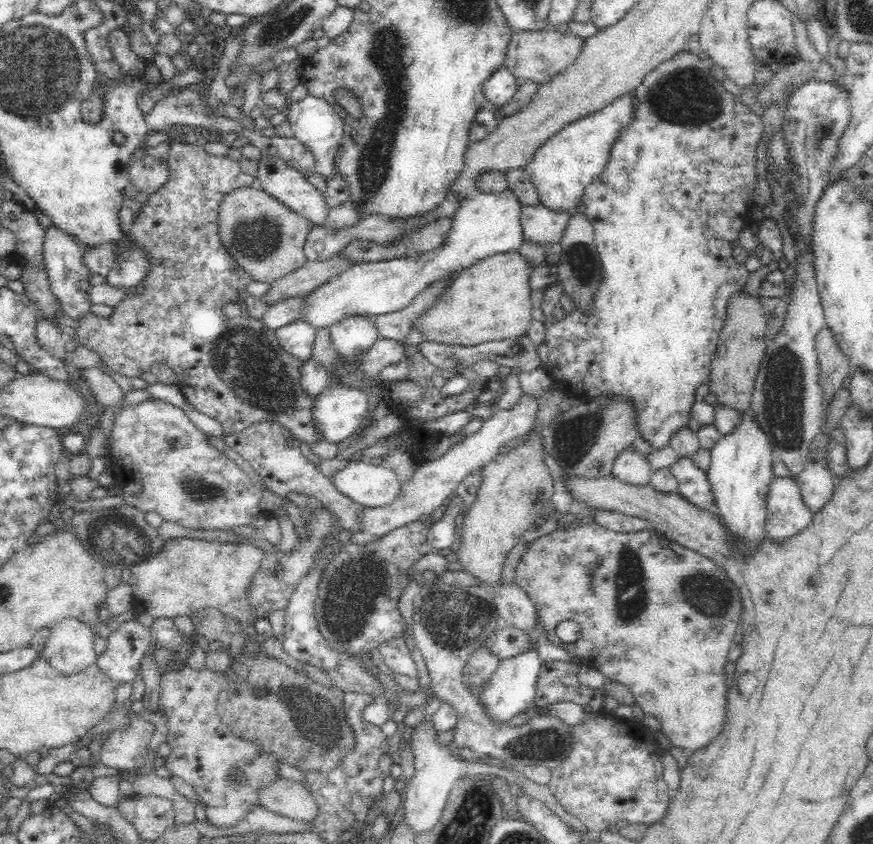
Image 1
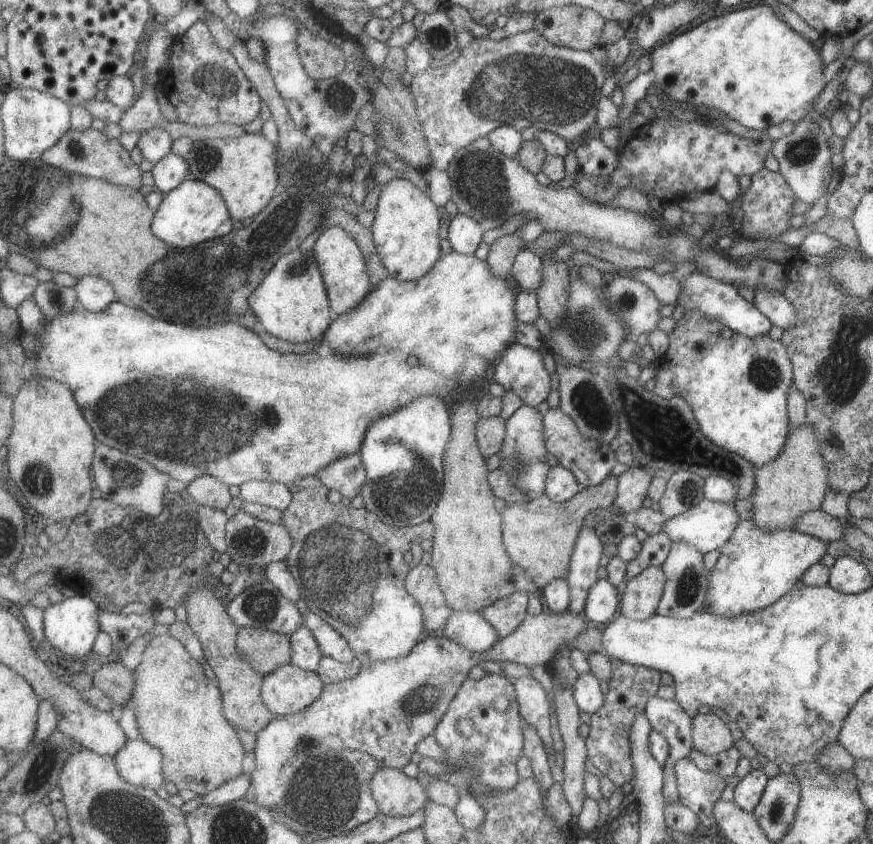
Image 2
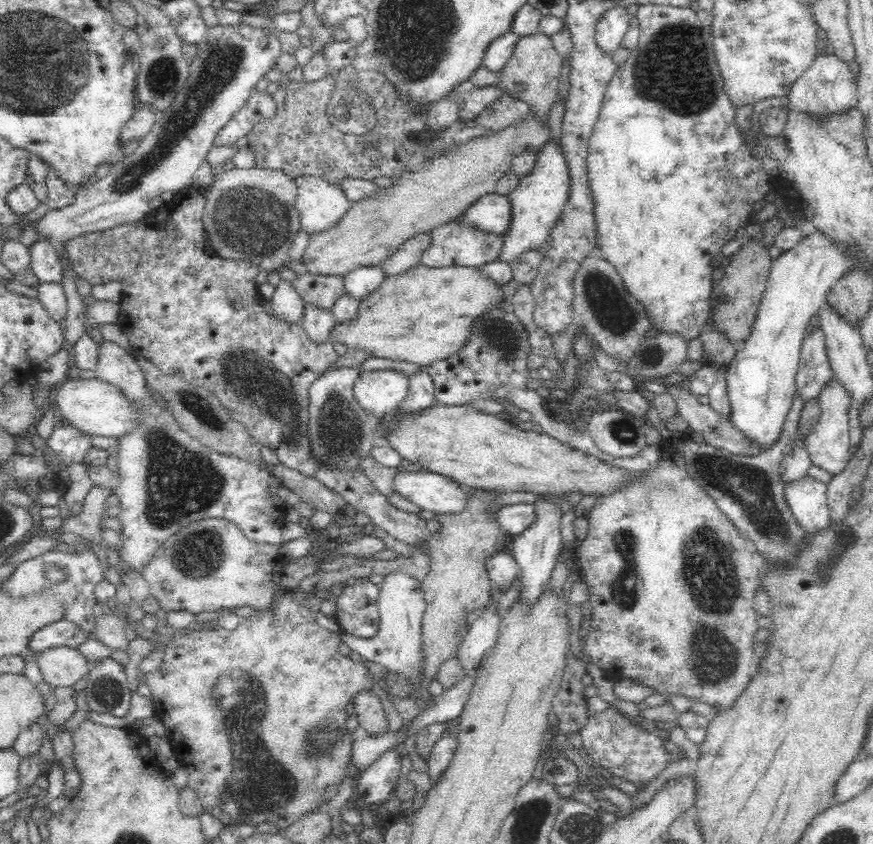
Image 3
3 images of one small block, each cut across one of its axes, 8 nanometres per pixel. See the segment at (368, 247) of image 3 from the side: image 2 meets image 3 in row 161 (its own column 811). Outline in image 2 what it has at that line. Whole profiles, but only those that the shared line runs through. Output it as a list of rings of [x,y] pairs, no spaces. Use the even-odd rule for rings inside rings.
[[[803,422],[801,426],[789,426],[785,444],[777,458],[756,467],[755,488],[750,504],[753,512],[753,524],[761,530],[787,528],[794,530],[793,524],[801,514],[820,508],[825,491],[828,489],[825,460],[819,450],[819,440],[811,424]]]

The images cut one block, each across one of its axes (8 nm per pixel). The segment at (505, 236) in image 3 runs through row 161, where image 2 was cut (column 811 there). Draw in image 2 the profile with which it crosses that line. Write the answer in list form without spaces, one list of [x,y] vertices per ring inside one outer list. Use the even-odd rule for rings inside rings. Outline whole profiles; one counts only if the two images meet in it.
[[[741,520],[733,528],[731,538],[719,549],[720,556],[712,568],[713,570],[708,573],[709,590],[705,597],[704,608],[715,616],[733,618],[733,616],[739,616],[741,612],[753,612],[753,610],[761,610],[761,608],[773,604],[777,598],[787,594],[797,580],[802,580],[803,571],[806,571],[812,564],[820,562],[821,558],[827,554],[827,543],[795,529],[761,530],[753,524],[752,520]]]

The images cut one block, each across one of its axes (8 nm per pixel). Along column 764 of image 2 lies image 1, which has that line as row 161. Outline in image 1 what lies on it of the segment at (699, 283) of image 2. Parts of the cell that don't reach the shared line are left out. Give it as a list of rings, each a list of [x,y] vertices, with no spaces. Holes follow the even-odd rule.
[[[308,95],[298,102],[291,102],[289,109],[288,122],[294,131],[294,137],[304,143],[315,155],[315,172],[322,174],[326,179],[333,176],[336,168],[334,158],[336,157],[339,145],[342,142],[344,121],[339,117],[337,108],[328,103],[325,99]]]

